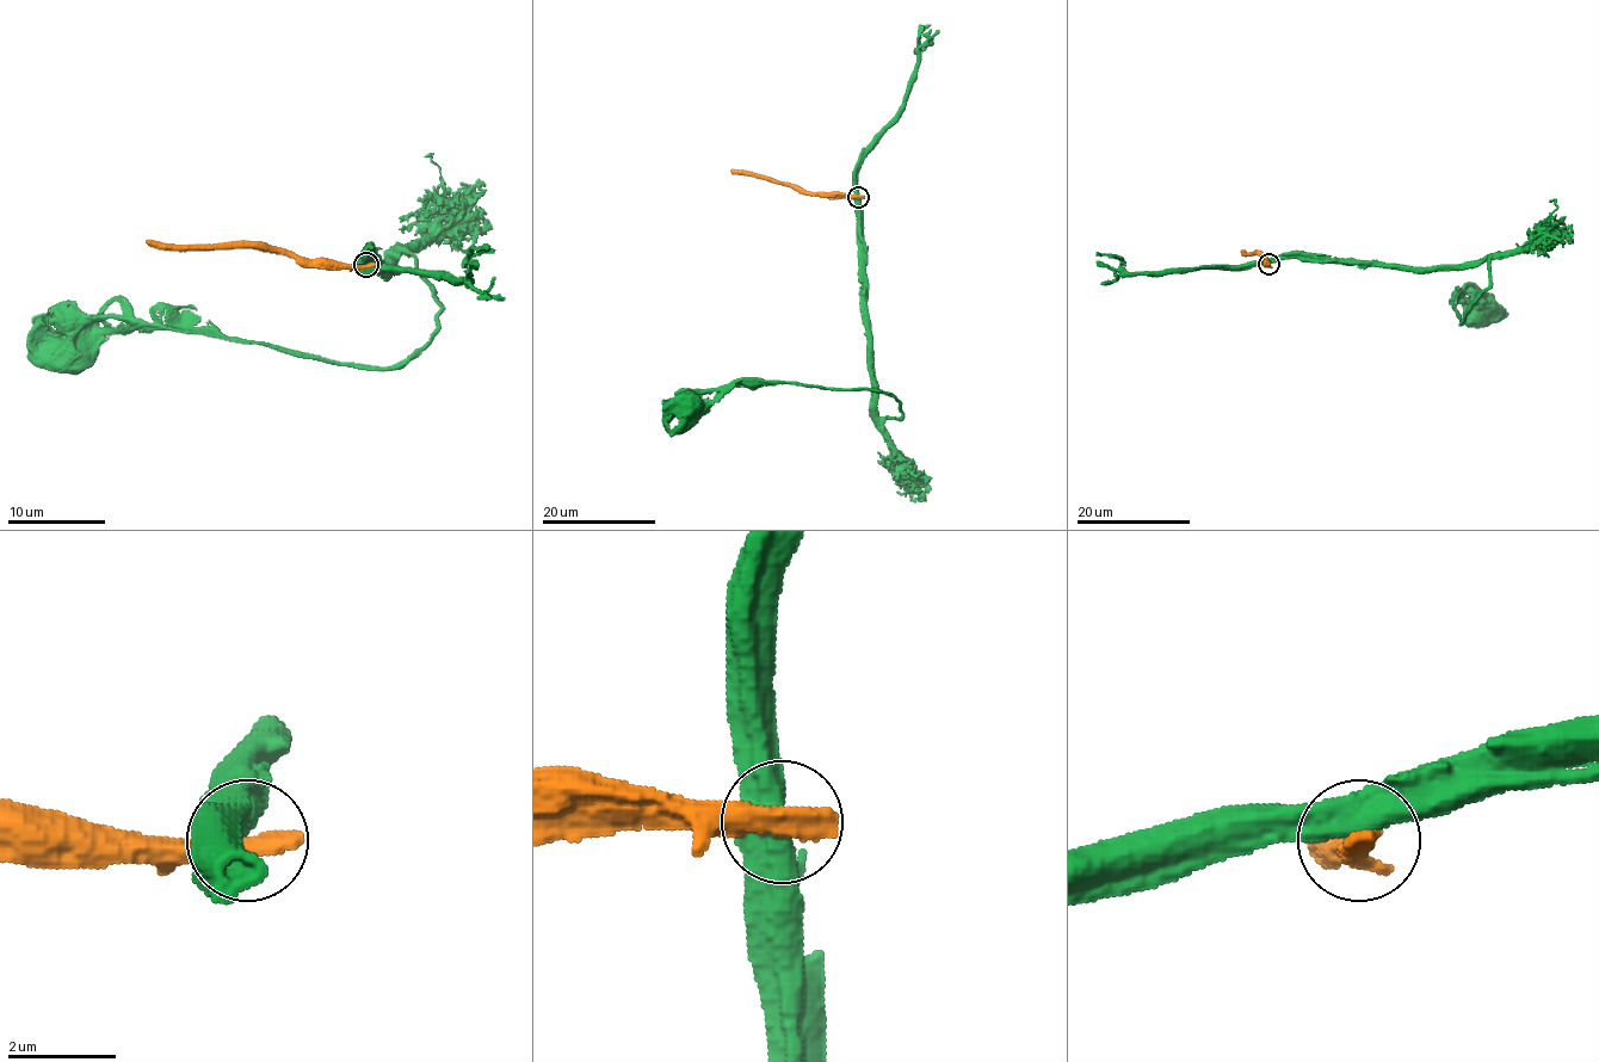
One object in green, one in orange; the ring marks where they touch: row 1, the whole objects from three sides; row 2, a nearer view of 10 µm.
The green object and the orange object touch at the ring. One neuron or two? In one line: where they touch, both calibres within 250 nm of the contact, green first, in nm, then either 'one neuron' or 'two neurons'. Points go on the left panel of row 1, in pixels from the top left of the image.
at (365, 265); 550 nm thick on the green side, 550 nm on the other; two neurons

